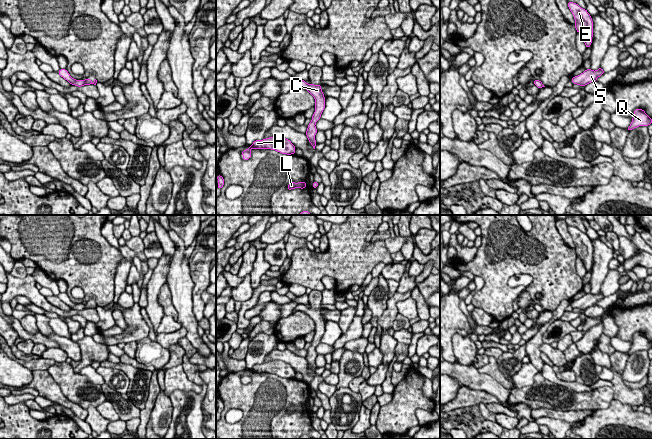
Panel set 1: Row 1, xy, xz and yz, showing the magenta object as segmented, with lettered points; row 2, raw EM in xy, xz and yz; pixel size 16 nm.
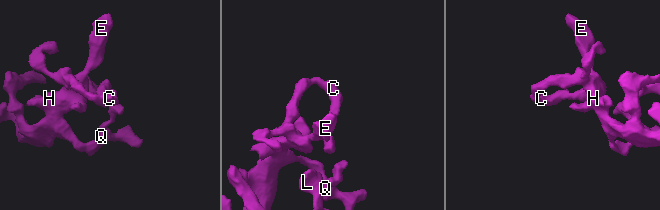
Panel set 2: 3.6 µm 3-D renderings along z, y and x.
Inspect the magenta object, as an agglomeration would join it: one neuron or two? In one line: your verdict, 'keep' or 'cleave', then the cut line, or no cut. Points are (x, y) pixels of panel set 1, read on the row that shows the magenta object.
keep; cut none

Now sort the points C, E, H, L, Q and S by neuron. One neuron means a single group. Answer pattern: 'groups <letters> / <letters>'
groups C E H L Q S

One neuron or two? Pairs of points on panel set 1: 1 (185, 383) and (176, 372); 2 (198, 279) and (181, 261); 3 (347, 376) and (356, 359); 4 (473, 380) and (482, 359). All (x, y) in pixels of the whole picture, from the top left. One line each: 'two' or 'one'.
1: one
2: two
3: one
4: two

